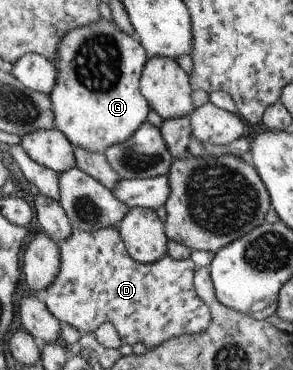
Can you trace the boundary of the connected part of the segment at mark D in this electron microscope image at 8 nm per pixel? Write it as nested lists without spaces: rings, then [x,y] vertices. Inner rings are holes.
[[[103,227],[99,231],[75,228],[71,238],[59,241],[60,267],[55,280],[43,290],[42,299],[61,324],[74,326],[80,334],[95,332],[104,322],[111,322],[121,337],[122,344],[145,344],[146,348],[159,347],[169,339],[181,335],[204,334],[209,326],[209,307],[195,294],[193,286],[193,260],[175,260],[168,254],[155,263],[133,260],[120,231],[115,227]]]

